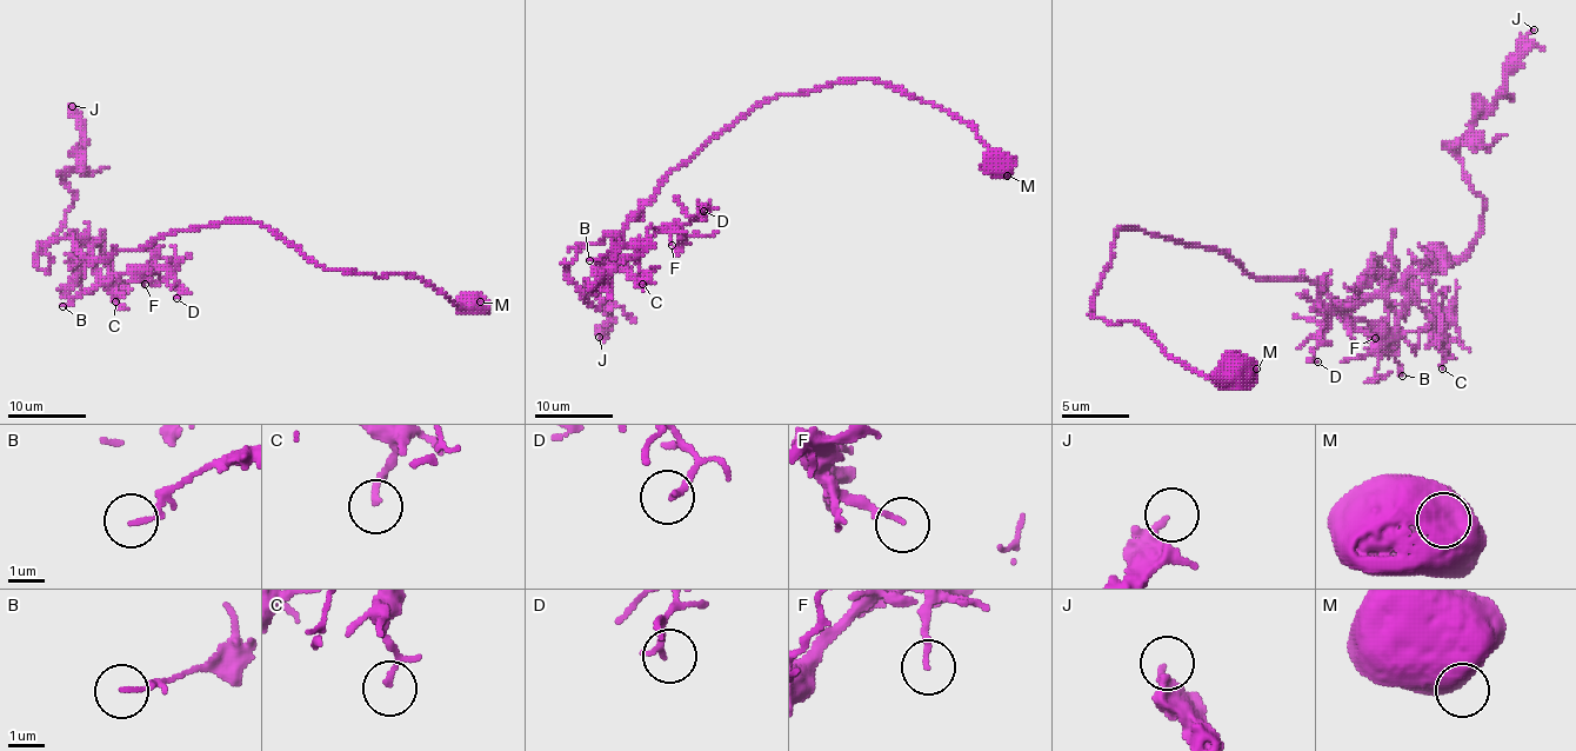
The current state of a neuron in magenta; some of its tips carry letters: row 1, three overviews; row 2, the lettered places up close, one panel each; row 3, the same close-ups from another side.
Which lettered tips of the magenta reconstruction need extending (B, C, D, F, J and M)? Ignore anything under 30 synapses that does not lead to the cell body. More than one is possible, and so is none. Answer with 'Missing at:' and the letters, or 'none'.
Missing at: none

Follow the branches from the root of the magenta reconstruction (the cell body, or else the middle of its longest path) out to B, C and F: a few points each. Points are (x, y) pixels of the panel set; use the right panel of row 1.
B: (1240, 264), (1256, 277), (1317, 280), (1341, 300), (1398, 291), (1402, 318), (1391, 331), (1371, 334), (1402, 376)
C: (1240, 264), (1256, 277), (1317, 280), (1341, 300), (1368, 298), (1418, 273), (1438, 314), (1442, 369)
F: (1240, 264), (1256, 277), (1317, 280), (1341, 300), (1398, 291), (1406, 311), (1391, 331), (1348, 325), (1375, 338)

